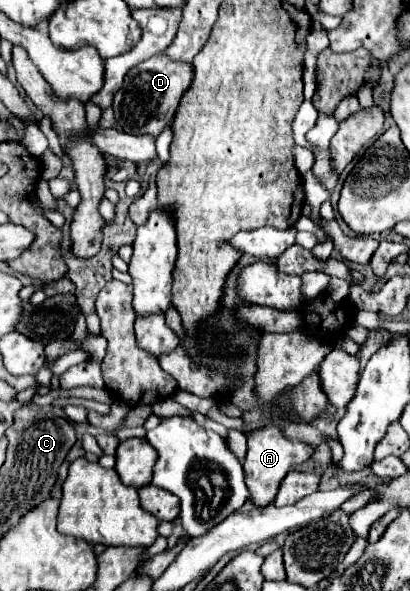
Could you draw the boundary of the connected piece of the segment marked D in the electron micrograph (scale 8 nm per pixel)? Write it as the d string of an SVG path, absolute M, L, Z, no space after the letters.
M157 55L143 61L143 65L135 65L135 69L127 73L113 101L113 111L119 127L127 133L143 133L157 137L163 131L163 127L167 127L173 121L179 99L189 89L191 81L193 67L187 63L175 63L165 55Z

